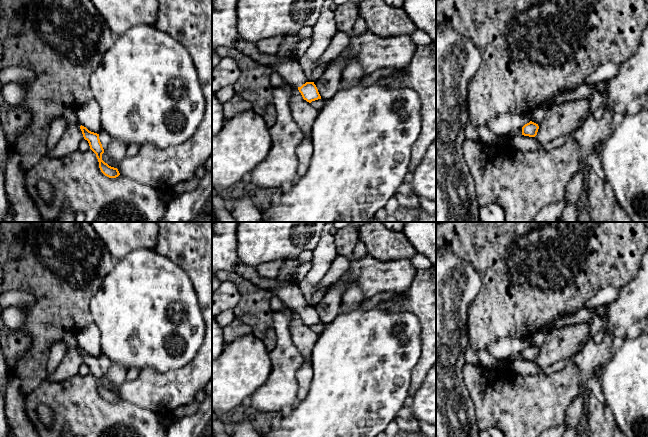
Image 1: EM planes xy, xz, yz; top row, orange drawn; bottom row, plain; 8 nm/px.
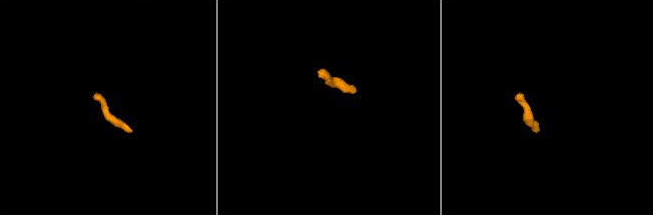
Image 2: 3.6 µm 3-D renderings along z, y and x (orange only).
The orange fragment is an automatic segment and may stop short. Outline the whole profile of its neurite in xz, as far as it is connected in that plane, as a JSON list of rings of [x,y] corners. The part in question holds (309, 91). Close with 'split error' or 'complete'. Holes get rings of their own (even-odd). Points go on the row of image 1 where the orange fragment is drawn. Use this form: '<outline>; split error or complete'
[[[212,0],[212,48],[218,46],[237,49],[253,61],[270,66],[292,87],[299,90],[304,100],[311,103],[321,99],[314,82],[308,82],[297,60],[261,53],[256,43],[248,42],[237,32],[238,0]]]; split error

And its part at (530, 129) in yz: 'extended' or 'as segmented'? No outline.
extended

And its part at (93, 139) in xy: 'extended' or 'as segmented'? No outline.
as segmented

